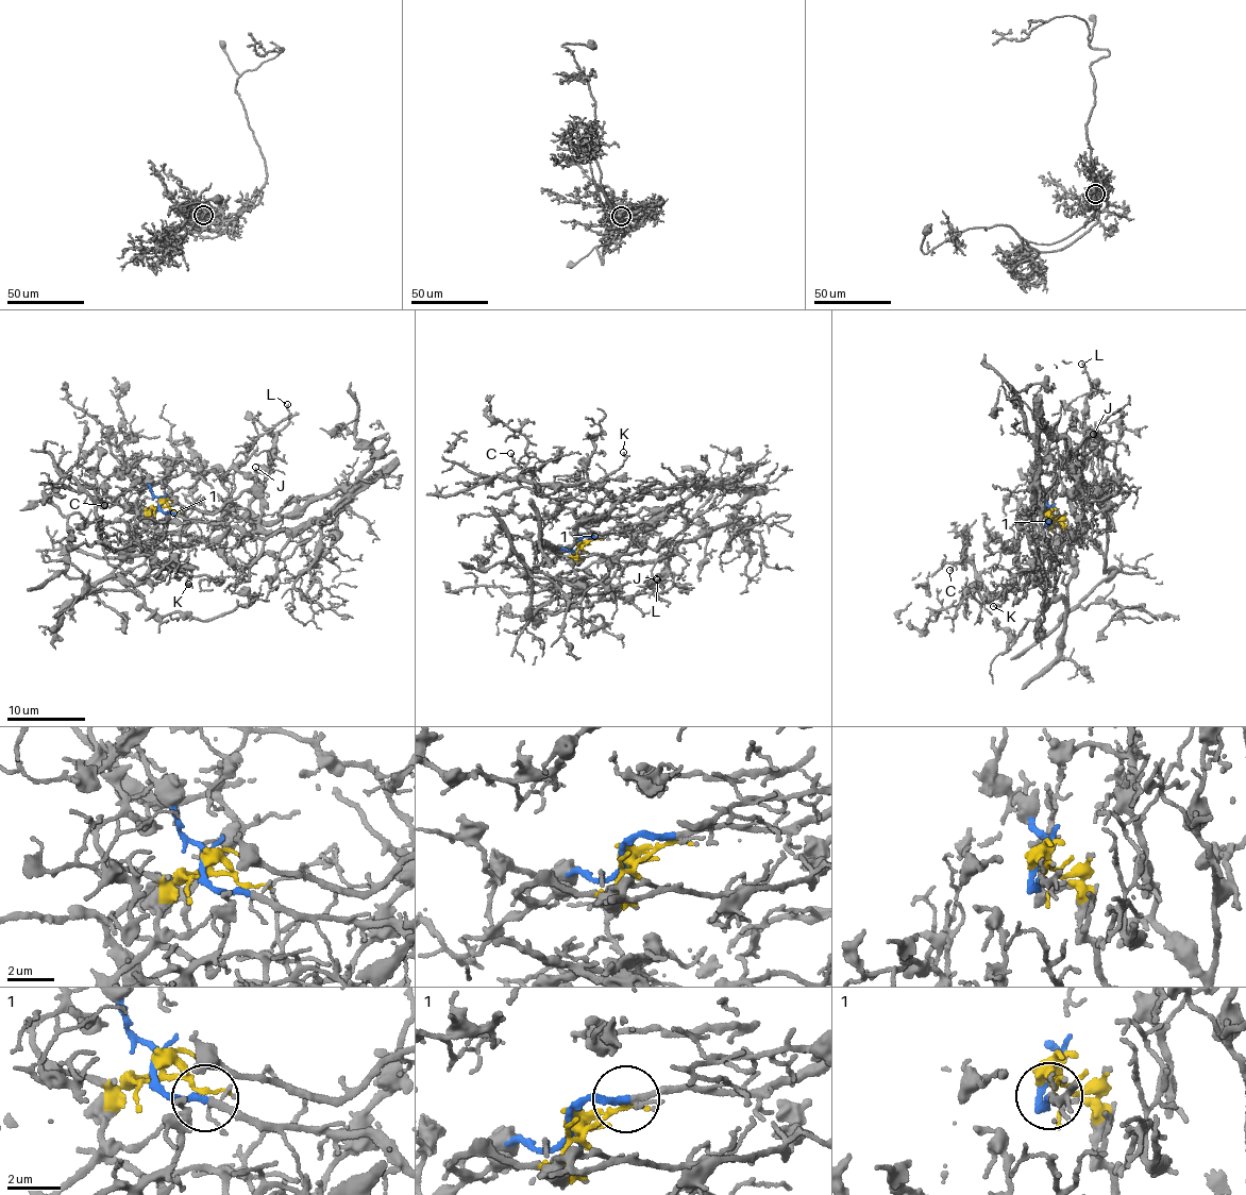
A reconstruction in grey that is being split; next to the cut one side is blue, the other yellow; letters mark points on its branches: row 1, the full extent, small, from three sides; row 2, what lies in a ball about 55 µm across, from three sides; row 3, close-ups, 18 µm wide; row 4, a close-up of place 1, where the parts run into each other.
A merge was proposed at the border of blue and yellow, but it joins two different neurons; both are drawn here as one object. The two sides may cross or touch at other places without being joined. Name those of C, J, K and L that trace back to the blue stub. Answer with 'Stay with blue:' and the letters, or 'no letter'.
Stay with blue: J, L

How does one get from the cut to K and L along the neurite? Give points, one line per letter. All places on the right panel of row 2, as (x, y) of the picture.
K: (1049, 515), (1060, 523), (1073, 564), (1066, 594), (1045, 606), (1045, 583), (1036, 578), (1012, 588), (993, 607)
L: (1049, 515), (1037, 448), (1042, 431), (1061, 437), (1077, 490), (1081, 364)

